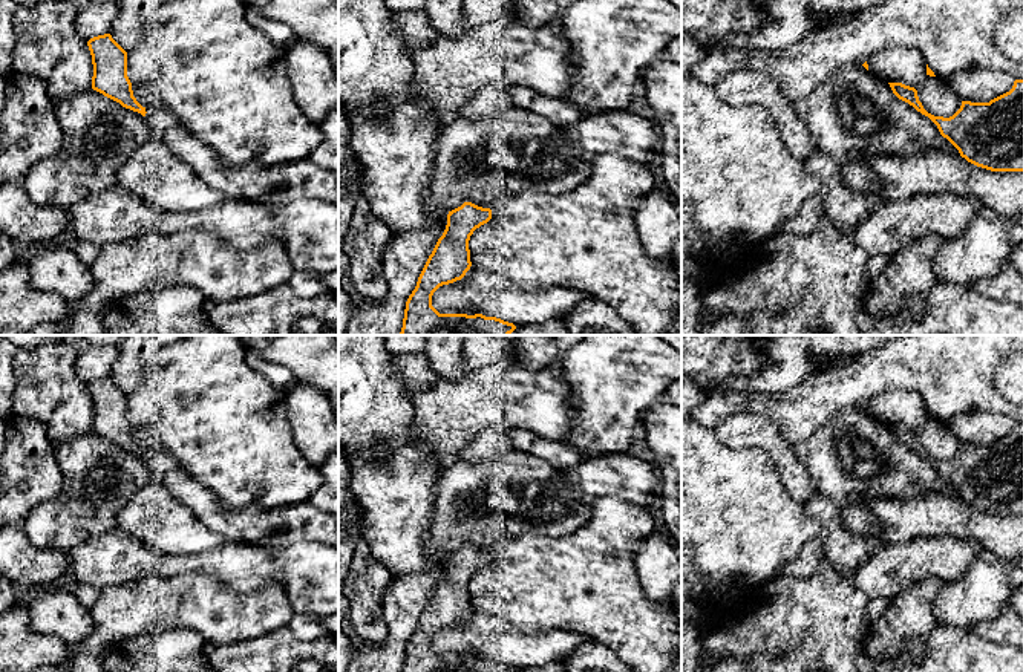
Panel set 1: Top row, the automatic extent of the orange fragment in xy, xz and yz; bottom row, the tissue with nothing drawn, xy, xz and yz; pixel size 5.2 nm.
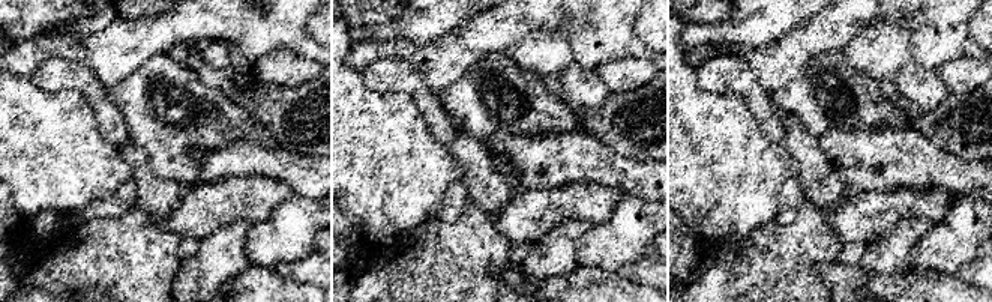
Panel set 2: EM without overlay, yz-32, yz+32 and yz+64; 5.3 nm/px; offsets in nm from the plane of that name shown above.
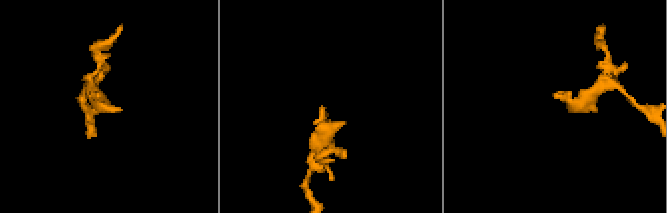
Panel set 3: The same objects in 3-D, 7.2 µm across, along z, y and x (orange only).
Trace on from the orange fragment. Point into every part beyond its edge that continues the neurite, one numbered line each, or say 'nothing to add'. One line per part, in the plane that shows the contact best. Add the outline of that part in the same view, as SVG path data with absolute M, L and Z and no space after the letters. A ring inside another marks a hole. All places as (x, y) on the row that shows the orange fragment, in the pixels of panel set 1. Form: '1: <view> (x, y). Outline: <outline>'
1: xy (279, 184). Outline: M164 106L145 107L152 138L162 141L179 159L224 199L245 199L270 207L294 199L320 199L338 207L338 171L322 168L308 158L276 164L251 164L239 170L221 170L213 148L193 136Z

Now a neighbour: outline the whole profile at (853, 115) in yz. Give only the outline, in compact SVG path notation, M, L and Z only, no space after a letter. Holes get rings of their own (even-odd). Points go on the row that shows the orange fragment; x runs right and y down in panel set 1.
M862 64L839 67L810 95L793 103L793 109L809 126L816 147L839 165L842 182L871 201L876 201L882 190L882 182L870 165L873 156L916 155L931 148L960 156L928 116L899 99L885 80Z

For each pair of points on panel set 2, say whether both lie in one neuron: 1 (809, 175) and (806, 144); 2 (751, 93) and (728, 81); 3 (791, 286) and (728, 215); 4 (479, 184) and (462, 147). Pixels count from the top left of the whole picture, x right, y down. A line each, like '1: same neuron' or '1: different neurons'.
1: same neuron
2: same neuron
3: different neurons
4: same neuron

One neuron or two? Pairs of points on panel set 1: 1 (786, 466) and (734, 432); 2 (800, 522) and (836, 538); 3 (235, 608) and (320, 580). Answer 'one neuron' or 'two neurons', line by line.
1: one neuron
2: two neurons
3: two neurons

